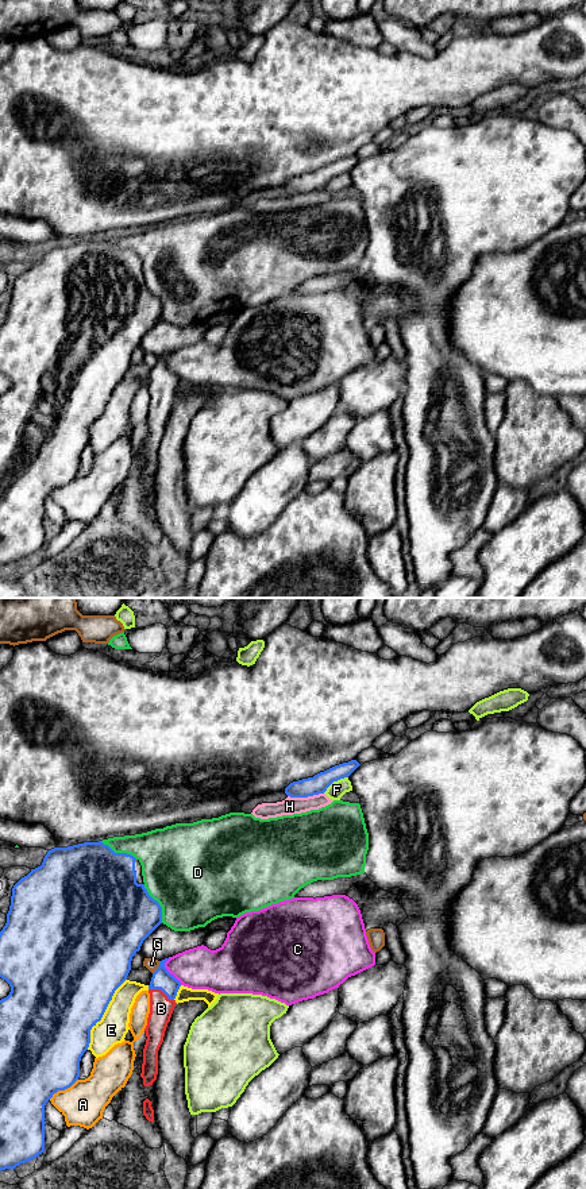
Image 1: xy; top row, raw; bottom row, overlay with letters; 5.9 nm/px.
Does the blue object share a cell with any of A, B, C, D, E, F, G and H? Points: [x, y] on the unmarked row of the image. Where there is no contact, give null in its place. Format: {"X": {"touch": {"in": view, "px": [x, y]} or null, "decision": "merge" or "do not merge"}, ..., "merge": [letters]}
{"A": {"touch": {"in": "xy", "px": [62, 485]}, "decision": "do not merge"}, "B": {"touch": {"in": "xy", "px": [161, 385]}, "decision": "merge"}, "C": {"touch": {"in": "xy", "px": [168, 367]}, "decision": "do not merge"}, "D": {"touch": {"in": "xy", "px": [158, 298]}, "decision": "do not merge"}, "E": {"touch": {"in": "xy", "px": [103, 409]}, "decision": "do not merge"}, "F": {"touch": {"in": "xy", "px": [335, 176]}, "decision": "do not merge"}, "G": {"touch": {"in": "xy", "px": [158, 363]}, "decision": "do not merge"}, "H": {"touch": {"in": "xy", "px": [305, 192]}, "decision": "do not merge"}, "merge": ["B"]}

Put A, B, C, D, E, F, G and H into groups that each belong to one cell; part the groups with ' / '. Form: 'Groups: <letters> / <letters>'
Groups: A / B / C / D / E / F / G / H

